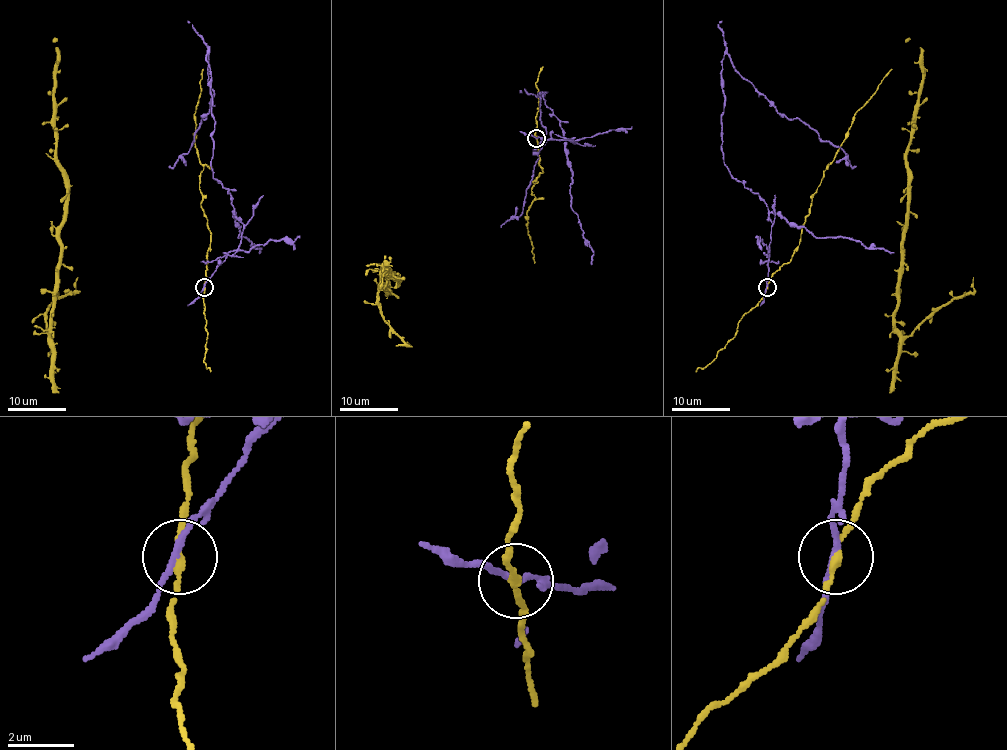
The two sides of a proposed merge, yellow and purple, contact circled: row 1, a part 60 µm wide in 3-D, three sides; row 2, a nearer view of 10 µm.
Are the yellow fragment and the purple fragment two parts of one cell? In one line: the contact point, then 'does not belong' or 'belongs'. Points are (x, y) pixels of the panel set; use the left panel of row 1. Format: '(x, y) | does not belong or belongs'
(204, 287) | does not belong

